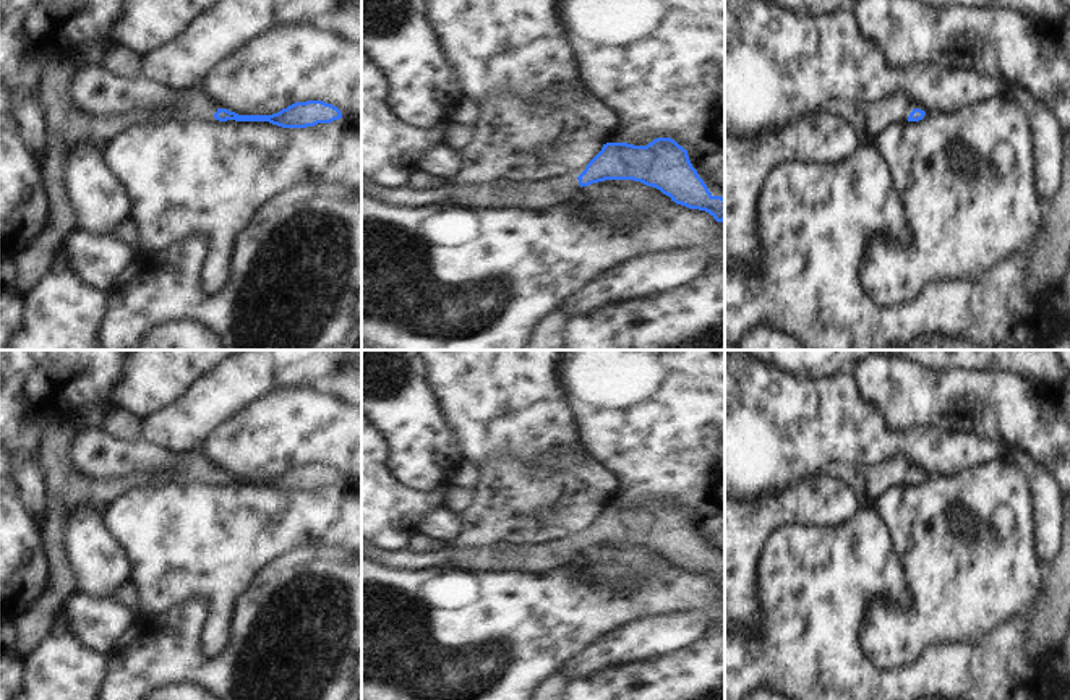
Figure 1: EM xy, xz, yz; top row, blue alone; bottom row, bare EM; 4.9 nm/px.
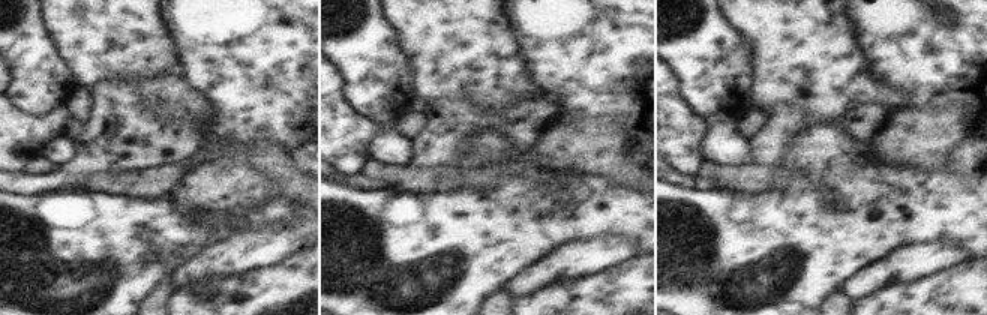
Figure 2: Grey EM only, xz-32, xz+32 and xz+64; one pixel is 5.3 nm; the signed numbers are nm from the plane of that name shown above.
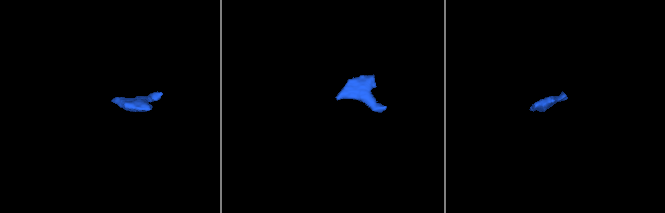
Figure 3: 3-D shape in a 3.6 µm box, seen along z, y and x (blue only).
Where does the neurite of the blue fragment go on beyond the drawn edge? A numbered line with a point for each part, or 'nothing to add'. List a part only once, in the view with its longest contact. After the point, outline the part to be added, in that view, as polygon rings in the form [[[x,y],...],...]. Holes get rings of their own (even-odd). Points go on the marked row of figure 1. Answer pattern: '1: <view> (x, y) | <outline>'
1: xz (519, 195) | [[[556,177],[541,185],[527,181],[485,183],[456,190],[451,201],[467,209],[554,207],[580,188],[577,177]]]

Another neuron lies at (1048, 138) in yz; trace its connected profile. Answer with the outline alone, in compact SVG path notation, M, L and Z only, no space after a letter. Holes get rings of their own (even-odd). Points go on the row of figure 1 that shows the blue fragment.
M1007 84L1005 94L1029 118L1034 144L1034 183L1042 207L1052 203L1064 183L1064 133L1054 113L1034 100L1020 84Z

